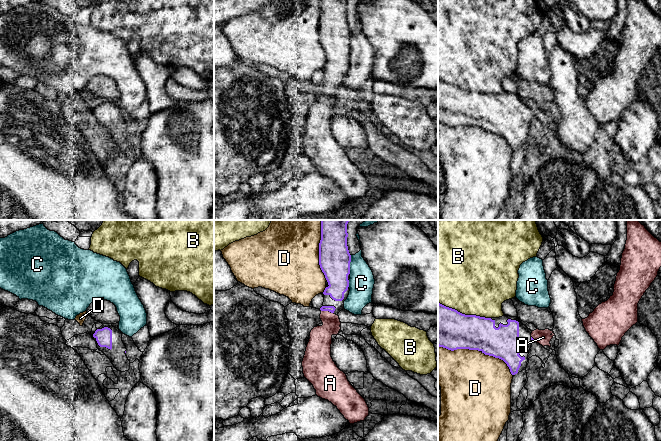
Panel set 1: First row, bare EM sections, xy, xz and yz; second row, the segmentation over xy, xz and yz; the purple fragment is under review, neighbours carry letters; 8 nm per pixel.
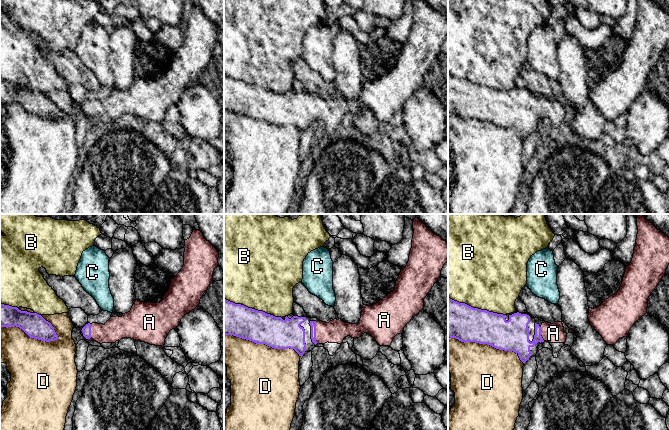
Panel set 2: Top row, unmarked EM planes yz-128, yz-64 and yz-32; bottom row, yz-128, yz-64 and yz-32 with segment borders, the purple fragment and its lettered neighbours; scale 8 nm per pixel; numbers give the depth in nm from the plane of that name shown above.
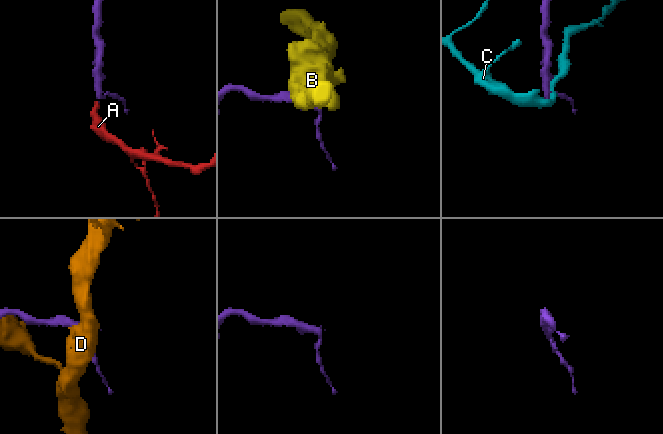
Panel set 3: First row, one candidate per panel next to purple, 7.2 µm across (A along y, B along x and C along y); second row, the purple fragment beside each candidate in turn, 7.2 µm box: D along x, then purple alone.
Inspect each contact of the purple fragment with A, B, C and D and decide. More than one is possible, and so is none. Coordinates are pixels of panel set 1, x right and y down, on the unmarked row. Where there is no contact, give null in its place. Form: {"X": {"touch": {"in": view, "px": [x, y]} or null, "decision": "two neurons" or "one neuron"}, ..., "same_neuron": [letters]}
{"A": {"touch": {"in": "xz", "px": [327, 86]}, "decision": "one neuron"}, "B": {"touch": {"in": "yz", "px": [464, 90]}, "decision": "two neurons"}, "C": {"touch": {"in": "xz", "px": [349, 40]}, "decision": "two neurons"}, "D": {"touch": {"in": "xz", "px": [319, 28]}, "decision": "two neurons"}, "same_neuron": ["A"]}

